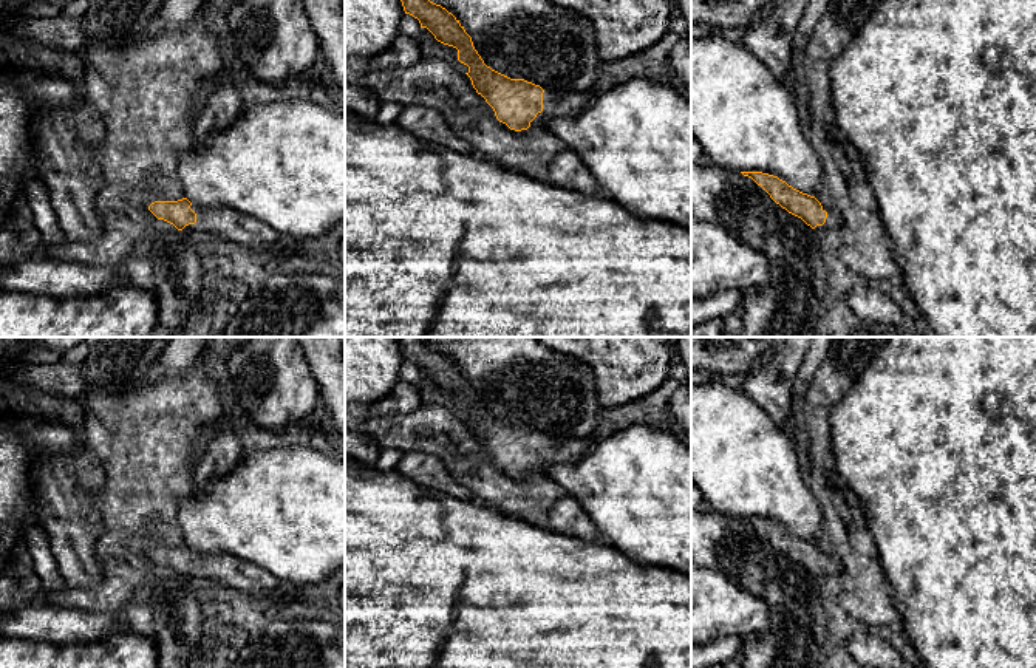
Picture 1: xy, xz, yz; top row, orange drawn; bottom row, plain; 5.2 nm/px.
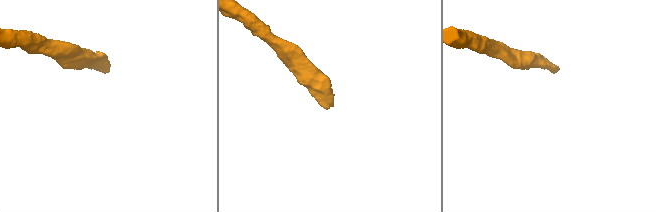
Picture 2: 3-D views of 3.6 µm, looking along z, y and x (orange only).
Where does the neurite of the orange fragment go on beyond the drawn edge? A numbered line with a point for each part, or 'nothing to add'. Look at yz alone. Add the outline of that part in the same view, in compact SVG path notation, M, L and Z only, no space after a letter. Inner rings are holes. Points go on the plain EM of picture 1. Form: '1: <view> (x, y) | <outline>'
1: yz (834, 566) | M823 552L823 557L827 558L827 564L826 564L826 569L823 572L816 572L815 577L820 580L823 577L827 577L827 575L837 575L841 572L843 566L841 566L841 561L837 558L837 557L830 557L827 554Z

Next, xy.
1: xy (217, 569) | M192 549L190 555L196 560L196 569L182 577L204 580L212 592L218 588L230 588L254 594L275 589L280 583L269 571L232 554L204 554Z

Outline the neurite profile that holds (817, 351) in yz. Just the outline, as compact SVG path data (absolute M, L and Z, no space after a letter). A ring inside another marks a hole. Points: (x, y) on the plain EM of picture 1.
M810 337L810 343L801 366L796 373L796 377L792 383L792 399L804 397L816 370L827 357L827 349L832 342L832 337Z

